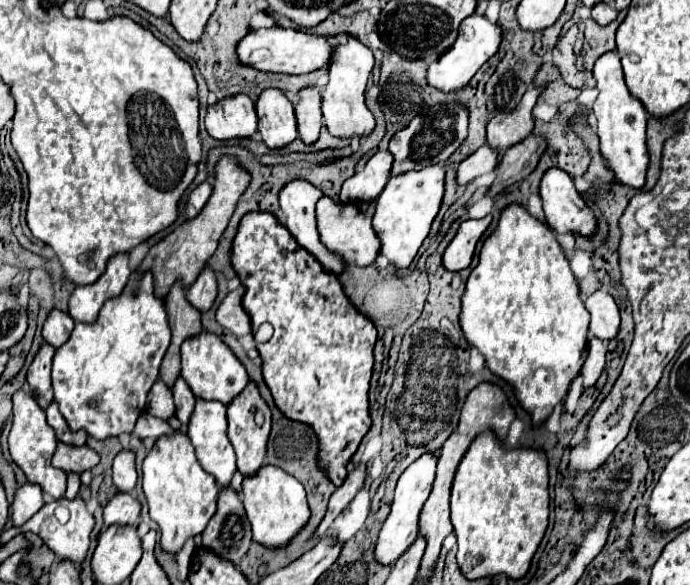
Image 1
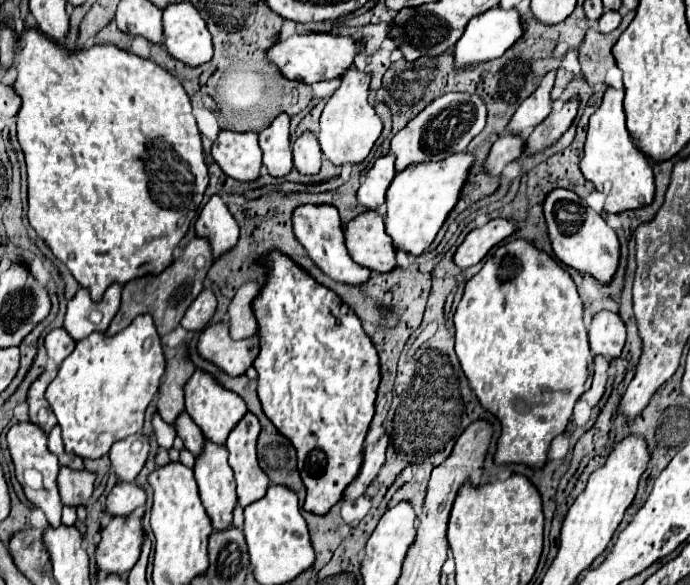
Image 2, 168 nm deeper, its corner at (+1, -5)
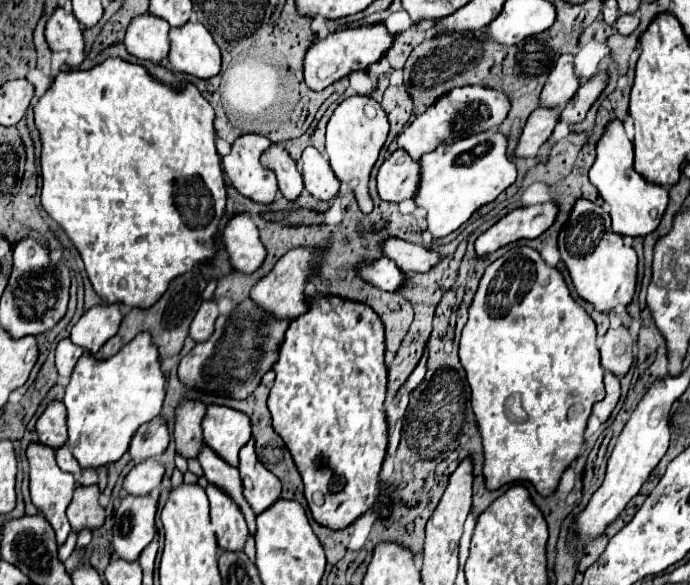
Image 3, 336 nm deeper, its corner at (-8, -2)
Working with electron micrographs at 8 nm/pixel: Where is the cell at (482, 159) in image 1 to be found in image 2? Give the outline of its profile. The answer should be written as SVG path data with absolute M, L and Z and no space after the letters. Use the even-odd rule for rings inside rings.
M514 134L500 136L484 160L484 172L490 176L500 176L504 166L518 160L522 152L524 152L524 138L522 136L514 136Z

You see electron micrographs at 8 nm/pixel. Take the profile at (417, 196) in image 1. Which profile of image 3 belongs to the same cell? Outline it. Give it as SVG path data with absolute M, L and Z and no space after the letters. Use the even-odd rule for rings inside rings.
M495 129L465 137L465 139L457 139L453 143L441 143L437 145L435 151L425 153L421 157L421 163L423 163L421 165L421 187L415 195L415 203L417 207L427 211L427 233L433 239L445 237L453 233L455 229L459 229L479 207L495 201L499 193L503 193L517 179L515 163L507 153L507 137ZM477 147L483 147L483 155L477 155Z

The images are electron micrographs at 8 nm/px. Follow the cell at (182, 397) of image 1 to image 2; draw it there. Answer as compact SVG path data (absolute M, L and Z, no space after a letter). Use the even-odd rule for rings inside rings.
M180 412L174 420L174 428L178 436L184 440L184 446L196 456L196 450L200 450L200 442L204 442L202 430L196 426L196 422L188 416L188 412Z

